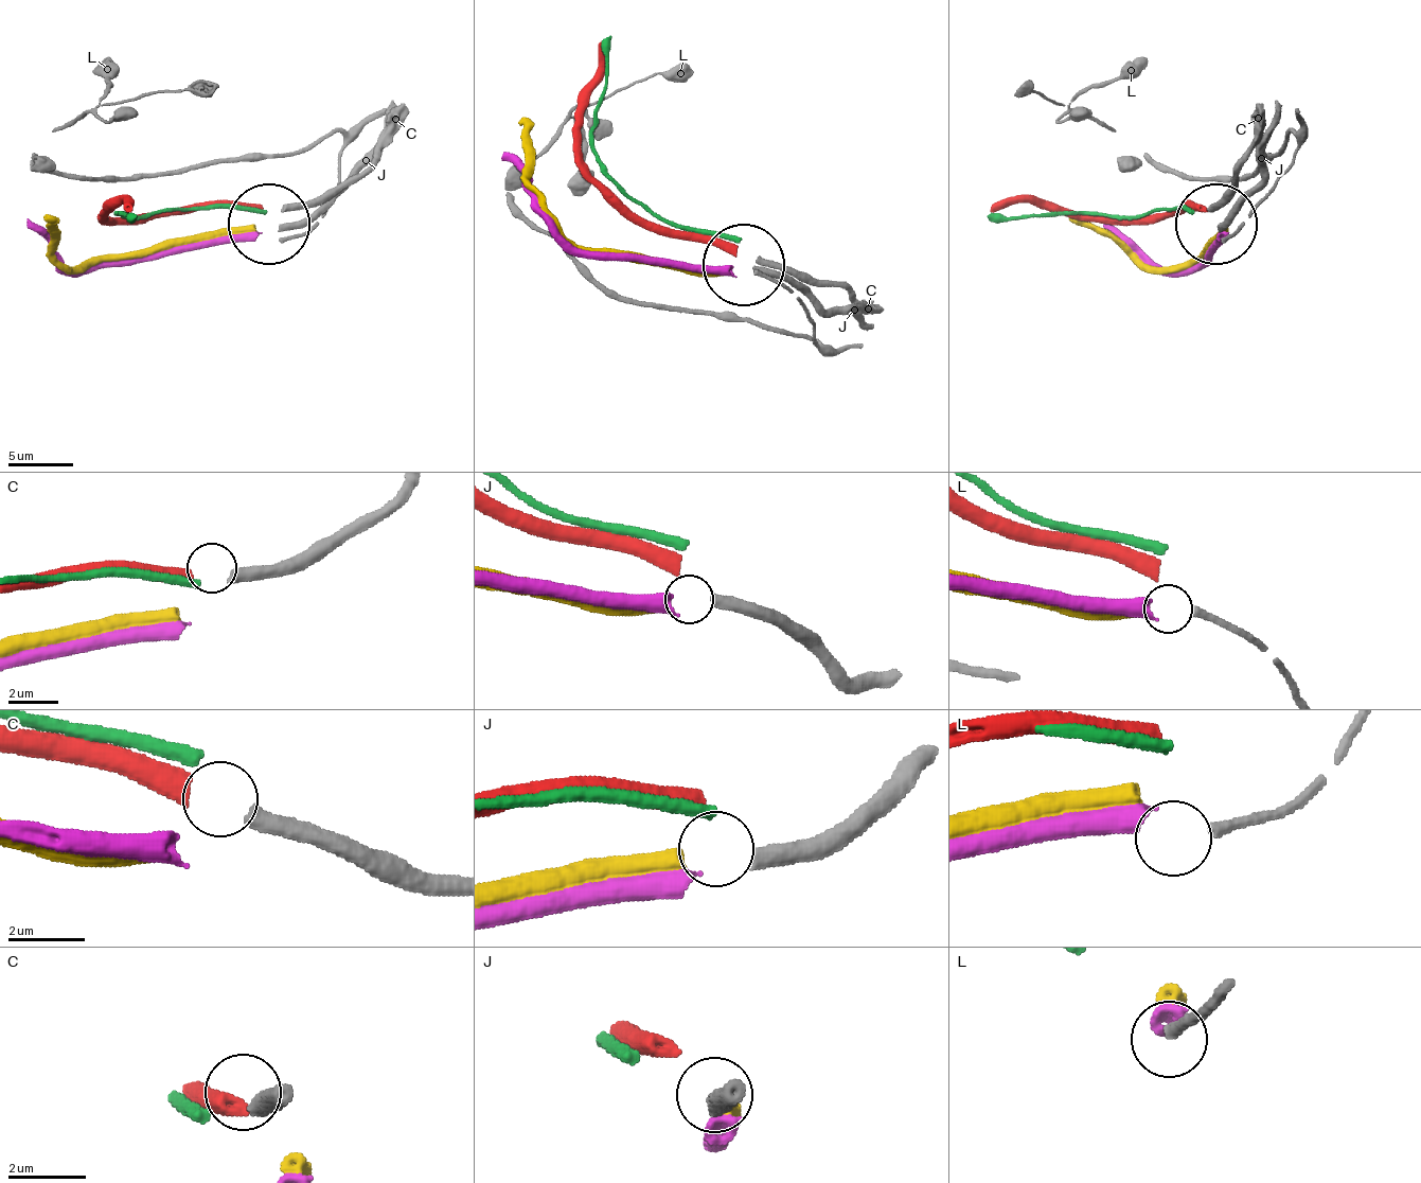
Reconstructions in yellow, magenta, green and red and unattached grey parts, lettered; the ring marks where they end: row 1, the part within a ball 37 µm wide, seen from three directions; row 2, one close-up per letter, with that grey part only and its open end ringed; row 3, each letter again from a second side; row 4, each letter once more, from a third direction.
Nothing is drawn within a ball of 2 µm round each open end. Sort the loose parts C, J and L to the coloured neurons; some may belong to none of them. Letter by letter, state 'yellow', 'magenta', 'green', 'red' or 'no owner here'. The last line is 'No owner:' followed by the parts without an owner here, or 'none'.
C: red
J: yellow
L: no owner here
No owner: L

